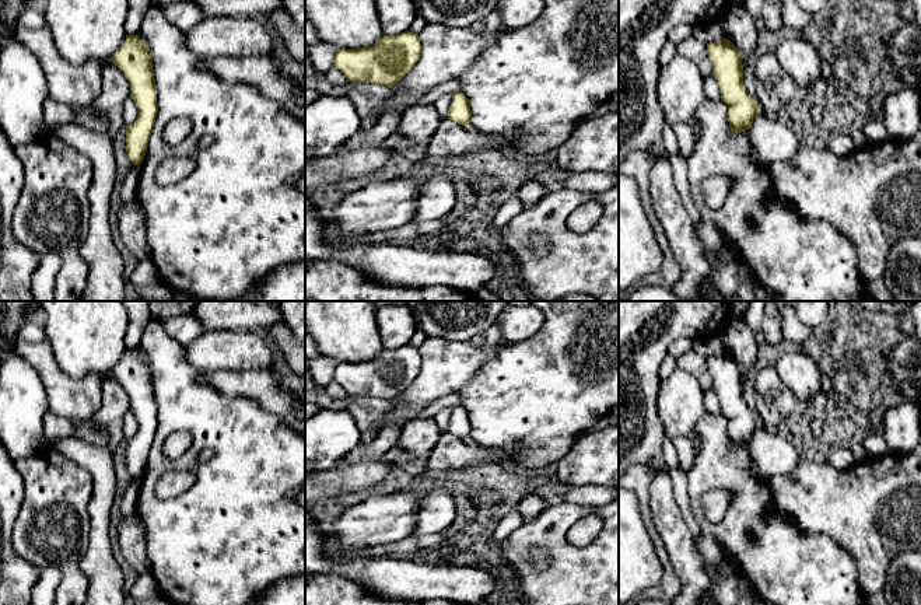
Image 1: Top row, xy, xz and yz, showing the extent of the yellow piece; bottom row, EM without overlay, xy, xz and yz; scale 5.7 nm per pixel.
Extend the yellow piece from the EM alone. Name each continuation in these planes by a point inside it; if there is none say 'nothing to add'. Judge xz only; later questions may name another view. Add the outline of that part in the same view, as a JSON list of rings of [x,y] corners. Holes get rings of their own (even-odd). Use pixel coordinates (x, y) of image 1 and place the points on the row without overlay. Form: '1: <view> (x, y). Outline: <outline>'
nothing to add

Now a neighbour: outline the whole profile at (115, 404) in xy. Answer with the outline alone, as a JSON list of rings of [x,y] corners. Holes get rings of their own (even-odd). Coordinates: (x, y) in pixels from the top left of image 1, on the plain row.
[[[105,375],[101,381],[101,408],[91,423],[108,437],[106,450],[112,452],[123,438],[123,416],[130,410],[130,398],[113,377]]]

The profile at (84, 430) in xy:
[[[73,420],[74,422],[74,436],[80,437],[83,441],[97,445],[108,447],[108,437],[99,430],[92,427],[91,422]]]

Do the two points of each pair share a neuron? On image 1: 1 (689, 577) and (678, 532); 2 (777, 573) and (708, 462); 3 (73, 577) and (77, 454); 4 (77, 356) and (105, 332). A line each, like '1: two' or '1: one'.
1: one
2: one
3: two
4: one

